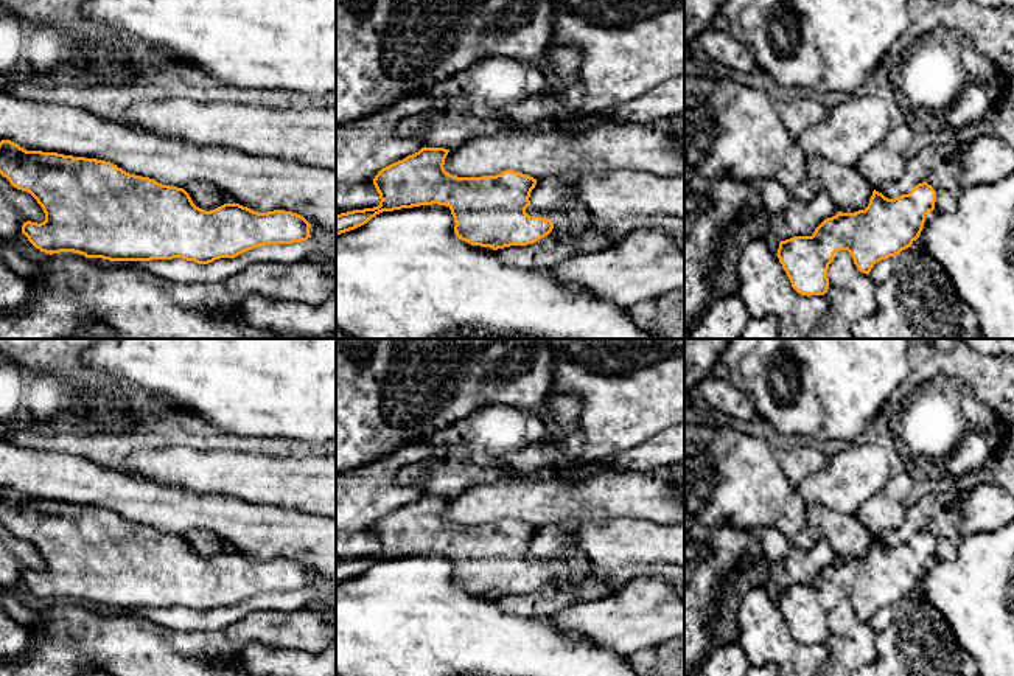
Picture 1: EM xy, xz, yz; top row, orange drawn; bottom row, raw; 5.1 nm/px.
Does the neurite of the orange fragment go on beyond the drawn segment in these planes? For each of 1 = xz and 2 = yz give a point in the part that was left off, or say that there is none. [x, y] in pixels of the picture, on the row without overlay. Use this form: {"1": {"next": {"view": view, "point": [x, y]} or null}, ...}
{"1": {"next": null}, "2": {"next": null}}

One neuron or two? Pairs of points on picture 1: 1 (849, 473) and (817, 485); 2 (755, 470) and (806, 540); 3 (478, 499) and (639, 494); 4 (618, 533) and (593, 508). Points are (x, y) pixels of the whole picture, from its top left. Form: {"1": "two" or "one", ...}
{"1": "one", "2": "one", "3": "one", "4": "two"}

